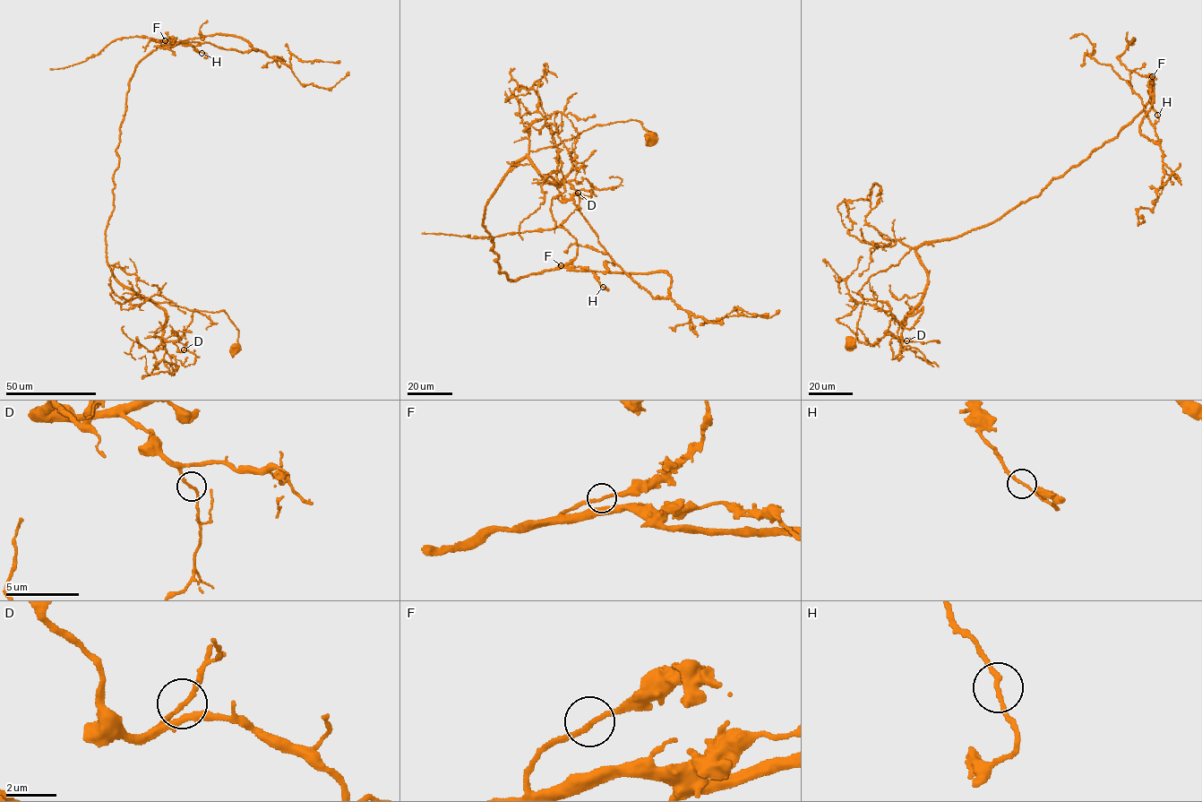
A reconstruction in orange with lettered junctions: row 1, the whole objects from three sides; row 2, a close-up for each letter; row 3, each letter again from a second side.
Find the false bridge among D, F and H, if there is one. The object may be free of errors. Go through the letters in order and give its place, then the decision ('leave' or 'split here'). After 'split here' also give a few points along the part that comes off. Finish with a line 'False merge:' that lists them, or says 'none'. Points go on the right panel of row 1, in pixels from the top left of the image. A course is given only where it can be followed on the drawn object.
D: (906, 340) | leave
F: (1152, 76) | leave
H: (1157, 115) | leave
False merge: none

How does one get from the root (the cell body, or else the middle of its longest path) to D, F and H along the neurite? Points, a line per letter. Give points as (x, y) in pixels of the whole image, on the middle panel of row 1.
D: (653, 138), (639, 121), (616, 121), (528, 154), (545, 179), (559, 187), (554, 183), (568, 182), (578, 194)
F: (653, 138), (639, 121), (596, 125), (530, 151), (505, 176), (483, 222), (500, 272), (515, 280), (562, 265)
H: (653, 138), (639, 121), (616, 121), (530, 151), (485, 210), (491, 251), (508, 279), (581, 266), (603, 287)

